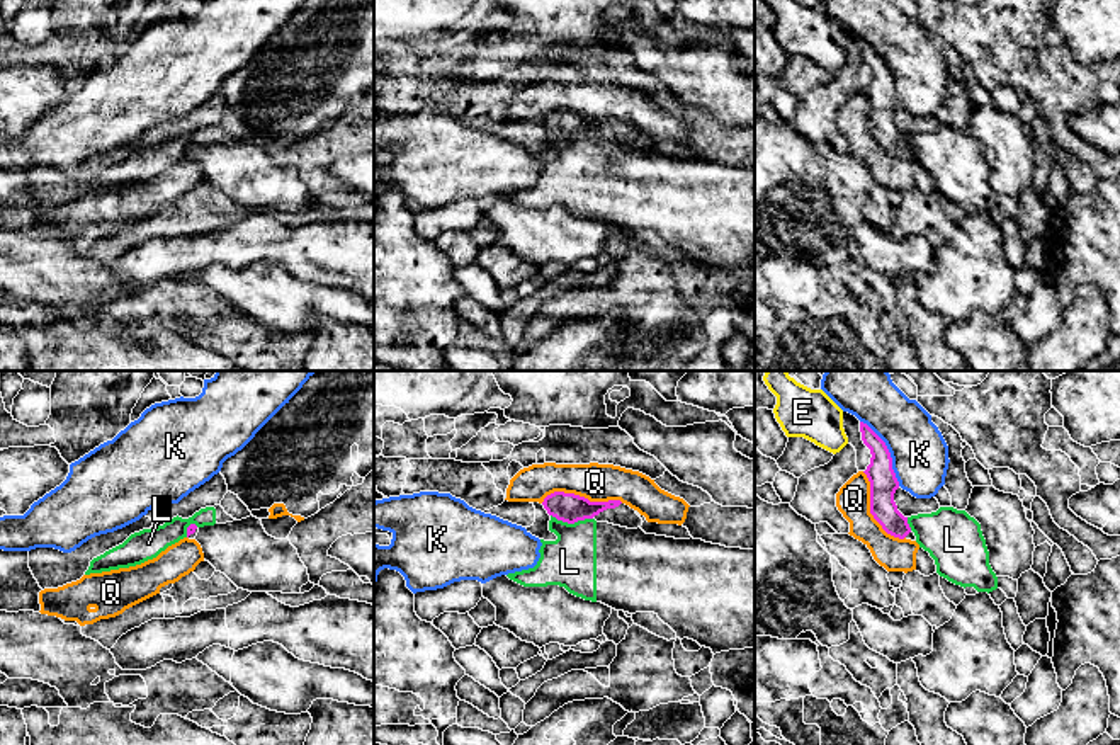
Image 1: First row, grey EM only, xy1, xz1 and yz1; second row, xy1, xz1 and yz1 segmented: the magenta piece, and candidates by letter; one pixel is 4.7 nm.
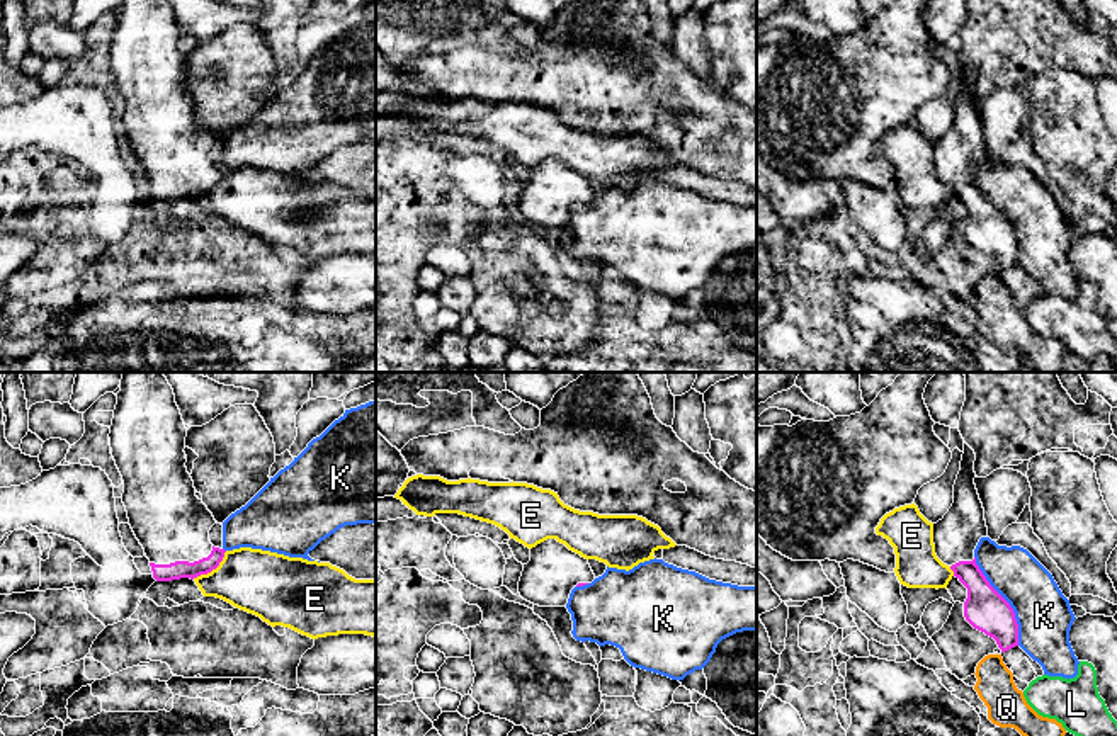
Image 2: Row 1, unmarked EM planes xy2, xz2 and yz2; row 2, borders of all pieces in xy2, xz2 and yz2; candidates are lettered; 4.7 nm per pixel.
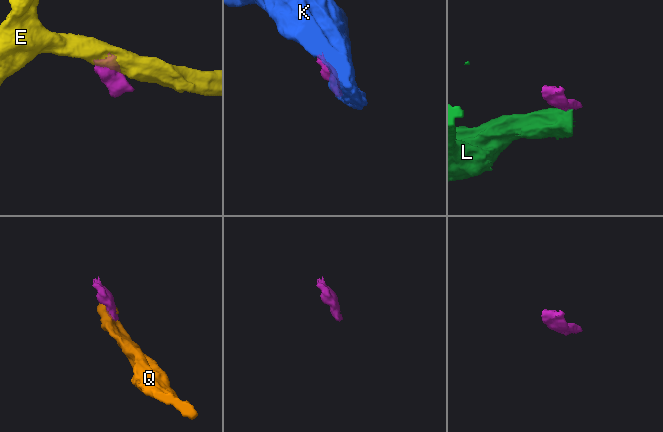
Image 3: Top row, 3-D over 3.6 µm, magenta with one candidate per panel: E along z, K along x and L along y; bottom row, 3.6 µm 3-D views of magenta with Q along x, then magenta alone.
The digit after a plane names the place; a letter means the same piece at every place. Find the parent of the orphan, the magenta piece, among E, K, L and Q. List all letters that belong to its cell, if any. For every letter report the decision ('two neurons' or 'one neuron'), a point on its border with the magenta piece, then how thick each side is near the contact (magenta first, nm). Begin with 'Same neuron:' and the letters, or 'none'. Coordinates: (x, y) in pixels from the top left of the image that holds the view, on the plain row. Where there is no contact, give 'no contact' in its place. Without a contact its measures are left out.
Same neuron: none
E: two neurons; contact xy2 (211, 189); calibres 90 and 300 nm
K: two neurons; contact yz2 (1005, 220); calibres 200 and 260 nm
L: two neurons; contact xz1 (571, 142); calibres 140 and 240 nm
Q: two neurons; contact xz1 (582, 116); calibres 140 and 180 nm

